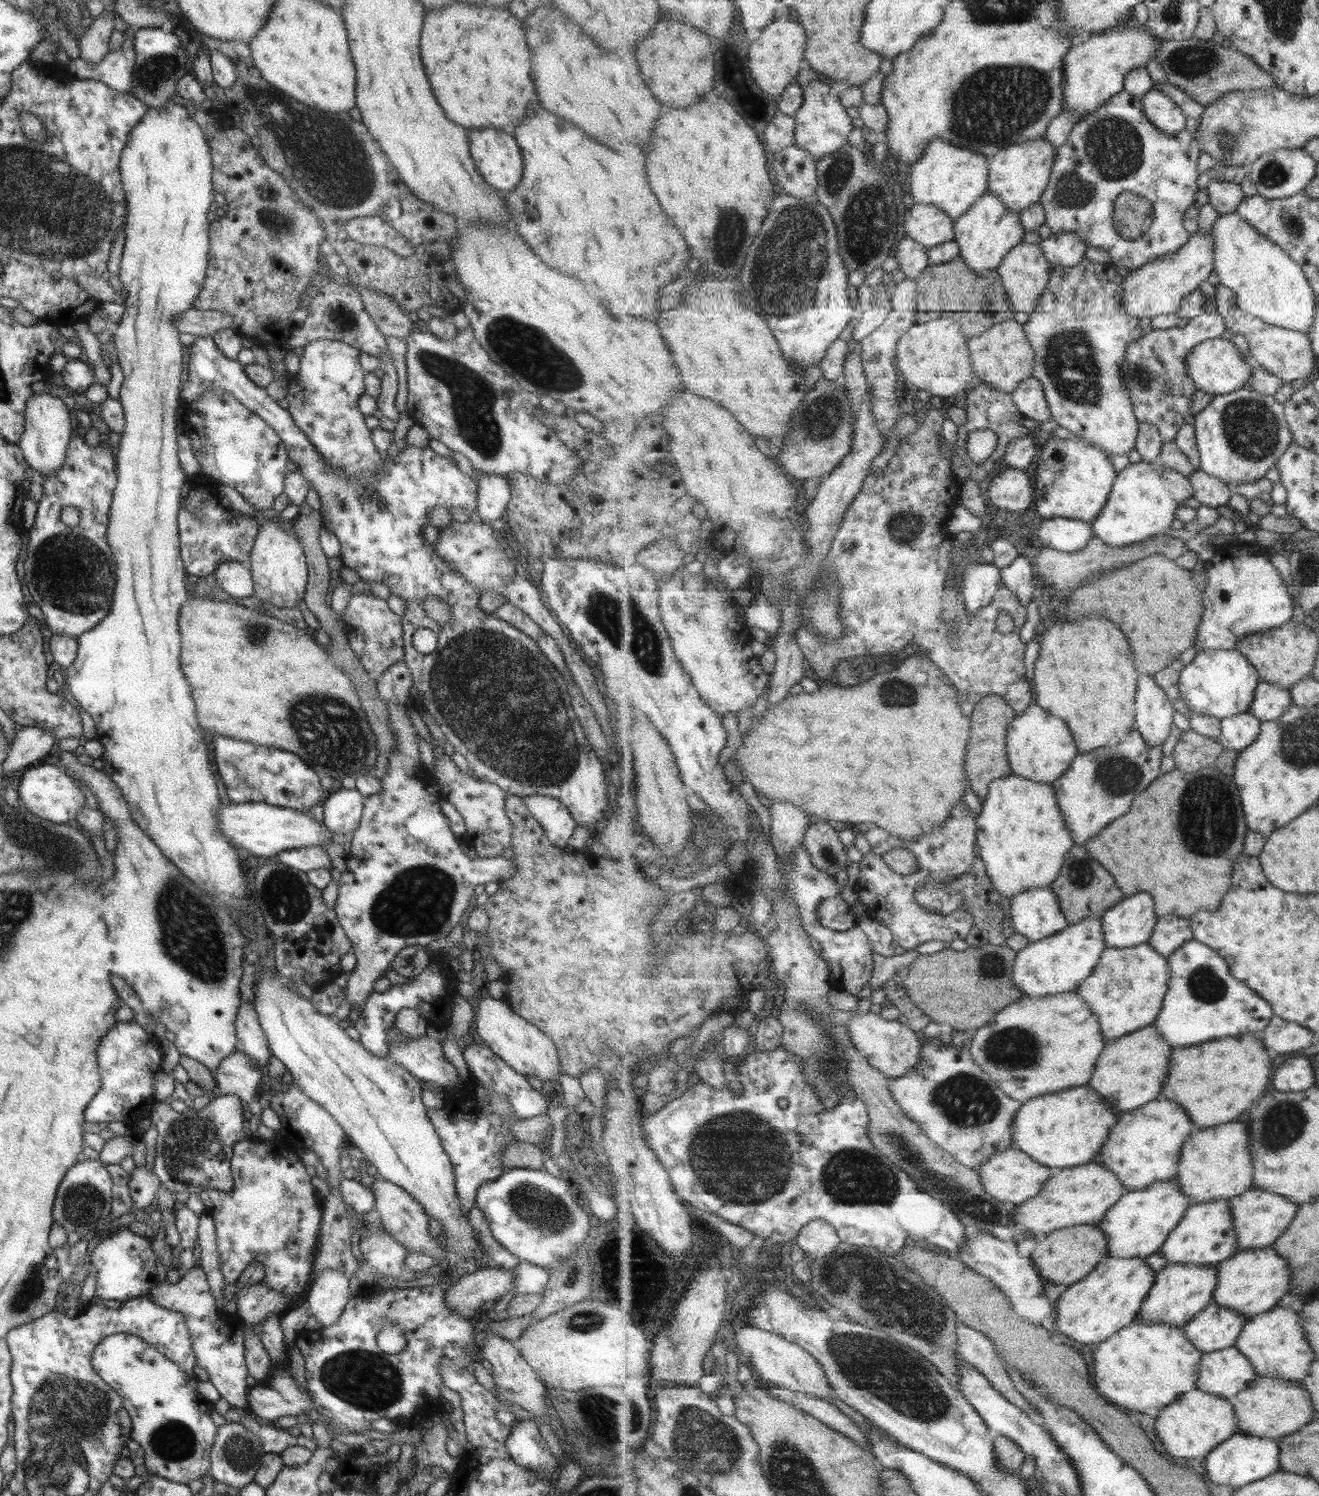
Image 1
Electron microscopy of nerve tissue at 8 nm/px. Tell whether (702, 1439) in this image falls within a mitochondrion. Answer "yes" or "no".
yes

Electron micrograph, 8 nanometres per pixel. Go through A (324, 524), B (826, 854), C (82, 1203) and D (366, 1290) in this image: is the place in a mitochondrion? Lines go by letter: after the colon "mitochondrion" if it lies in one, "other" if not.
A: other
B: mitochondrion
C: mitochondrion
D: other

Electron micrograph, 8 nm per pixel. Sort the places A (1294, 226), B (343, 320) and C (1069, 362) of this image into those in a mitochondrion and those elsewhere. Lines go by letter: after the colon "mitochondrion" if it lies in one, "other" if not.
A: mitochondrion
B: mitochondrion
C: mitochondrion

